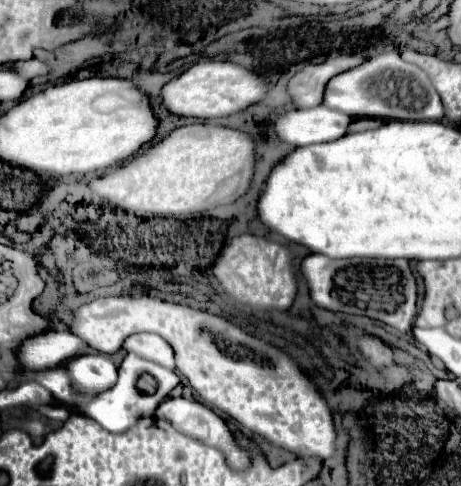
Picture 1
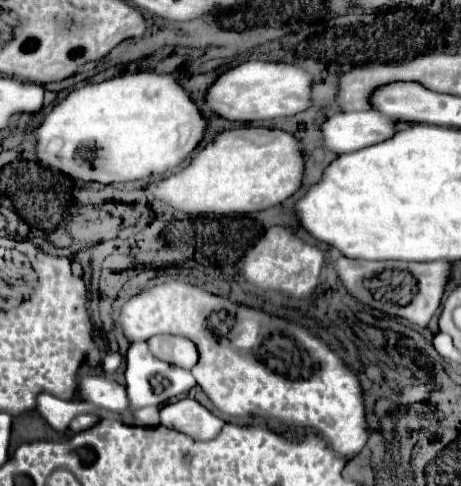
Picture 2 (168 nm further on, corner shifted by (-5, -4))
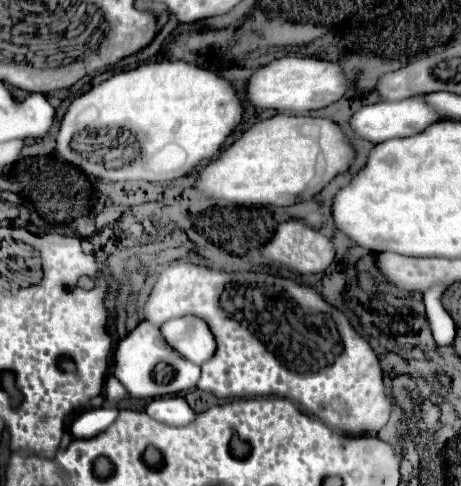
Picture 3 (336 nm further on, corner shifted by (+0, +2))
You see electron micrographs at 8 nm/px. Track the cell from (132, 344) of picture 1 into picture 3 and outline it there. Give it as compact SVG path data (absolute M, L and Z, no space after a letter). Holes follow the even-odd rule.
M194 316L168 320L162 326L162 334L174 350L194 364L204 364L204 360L214 356L214 334L206 320L198 320Z

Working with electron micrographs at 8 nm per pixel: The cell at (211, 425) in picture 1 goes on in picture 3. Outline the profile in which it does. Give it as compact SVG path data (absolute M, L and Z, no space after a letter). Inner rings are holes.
M176 396L154 398L146 406L146 414L158 422L164 422L170 426L186 426L196 418L196 412L186 404L186 400L176 398Z

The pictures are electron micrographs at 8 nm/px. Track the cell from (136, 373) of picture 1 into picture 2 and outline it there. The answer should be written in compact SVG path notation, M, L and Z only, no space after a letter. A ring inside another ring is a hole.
M135 342L127 350L127 370L125 370L125 380L127 380L127 398L129 398L129 408L121 414L123 420L133 420L133 414L139 408L145 406L155 406L155 404L165 404L171 398L187 392L189 388L195 386L195 378L191 376L189 370L183 370L179 366L171 366L167 362L157 360L149 348L147 342Z

